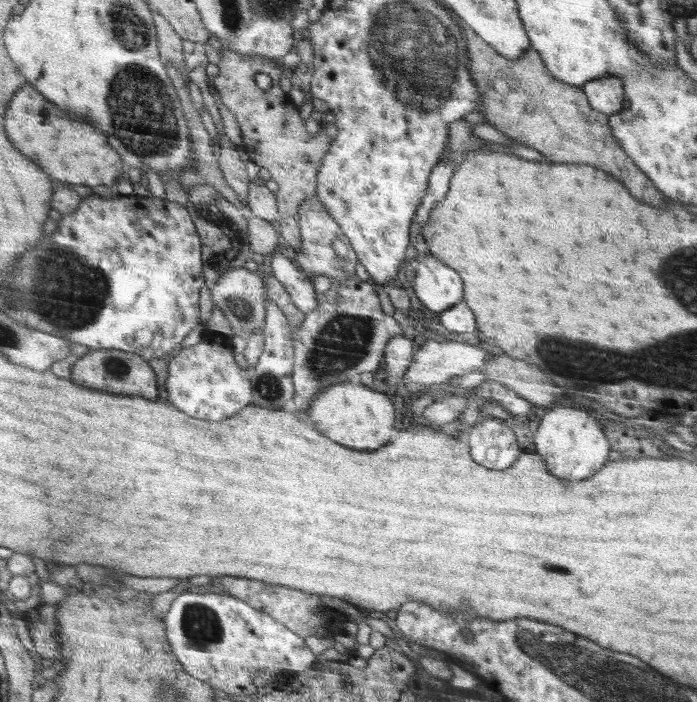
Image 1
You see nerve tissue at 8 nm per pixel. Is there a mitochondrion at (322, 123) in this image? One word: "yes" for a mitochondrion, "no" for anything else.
no

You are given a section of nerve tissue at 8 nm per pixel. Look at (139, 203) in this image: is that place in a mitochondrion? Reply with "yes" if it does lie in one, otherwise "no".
no

